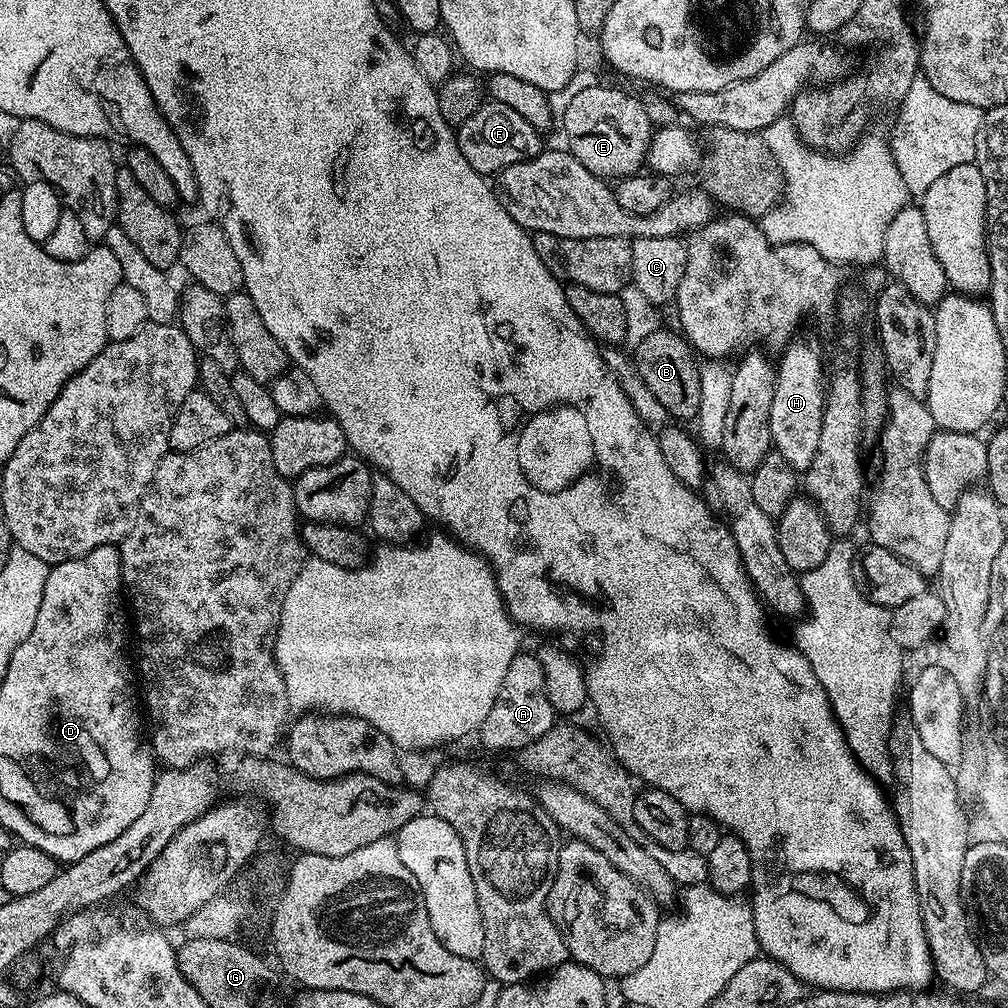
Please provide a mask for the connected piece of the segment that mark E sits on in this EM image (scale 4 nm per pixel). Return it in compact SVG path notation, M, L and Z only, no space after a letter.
M600 82L574 94L570 106L562 109L564 136L571 152L586 170L601 178L635 176L645 167L654 125L648 117L645 101L620 88L603 88Z

